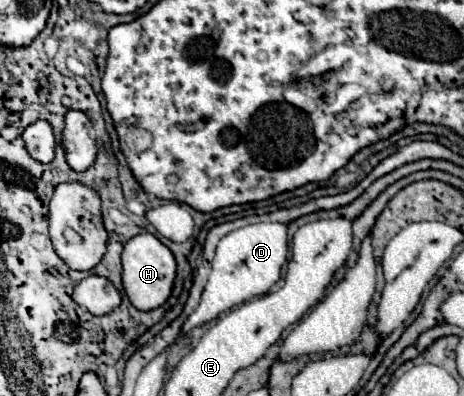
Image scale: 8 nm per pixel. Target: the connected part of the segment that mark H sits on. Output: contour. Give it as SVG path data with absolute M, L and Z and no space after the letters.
M142 232L126 242L122 252L122 268L124 290L138 310L154 310L168 300L176 276L176 260L154 234Z

